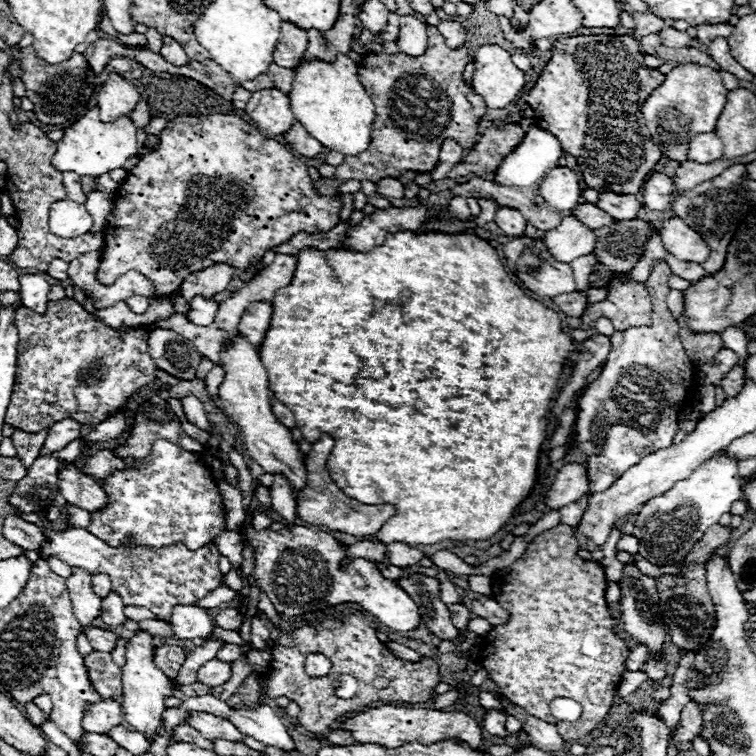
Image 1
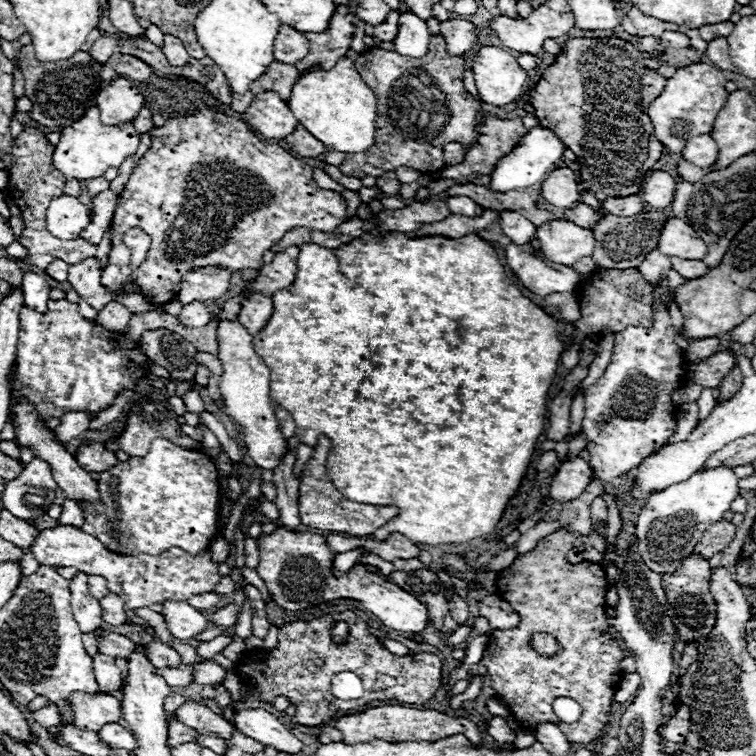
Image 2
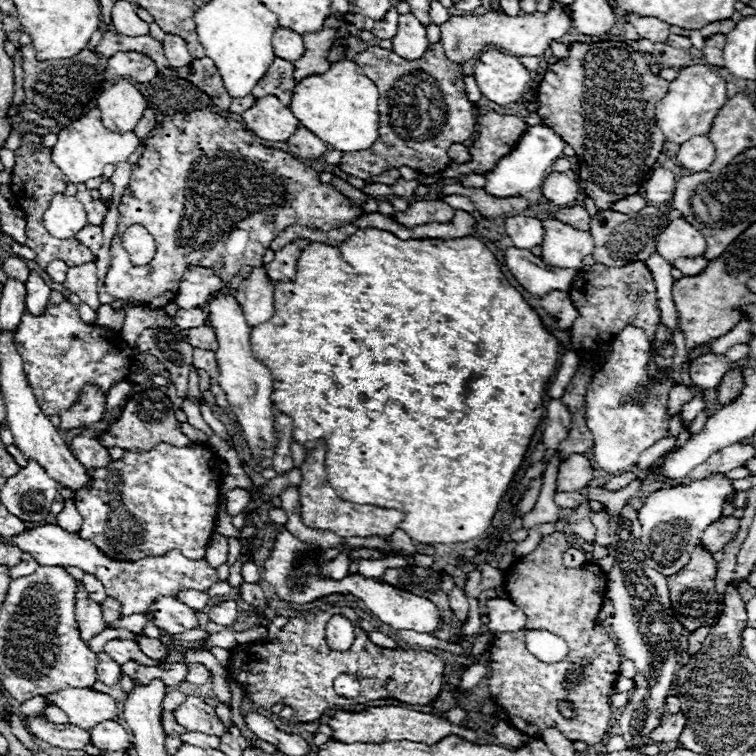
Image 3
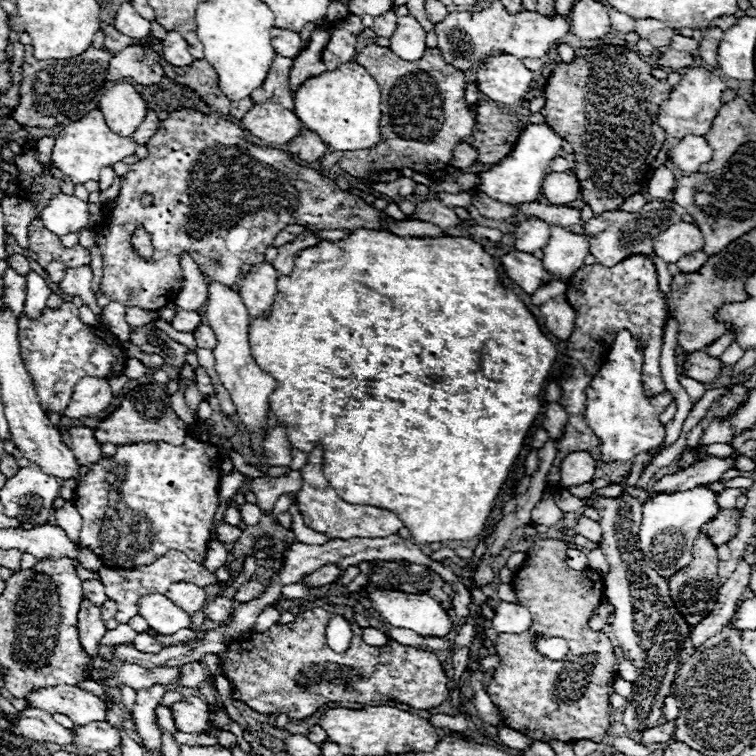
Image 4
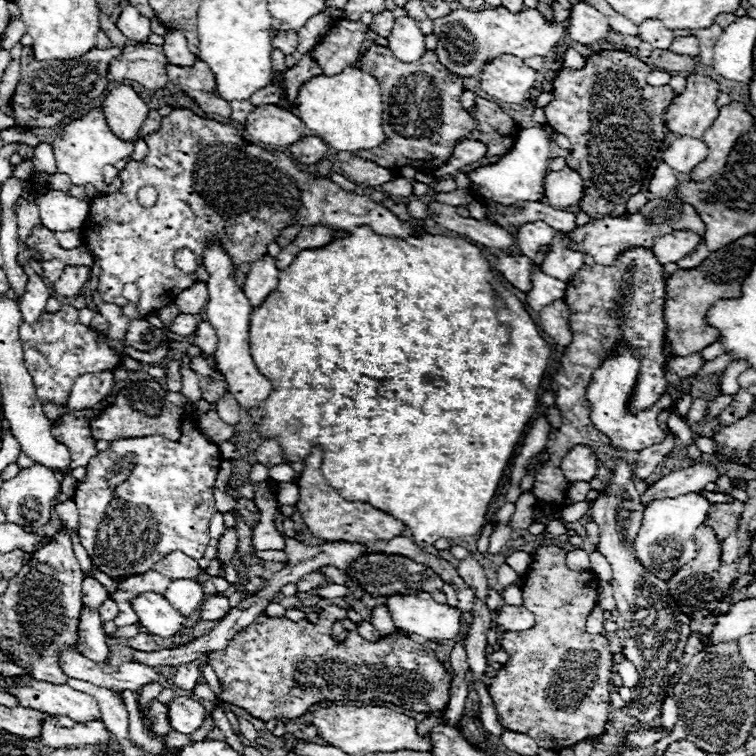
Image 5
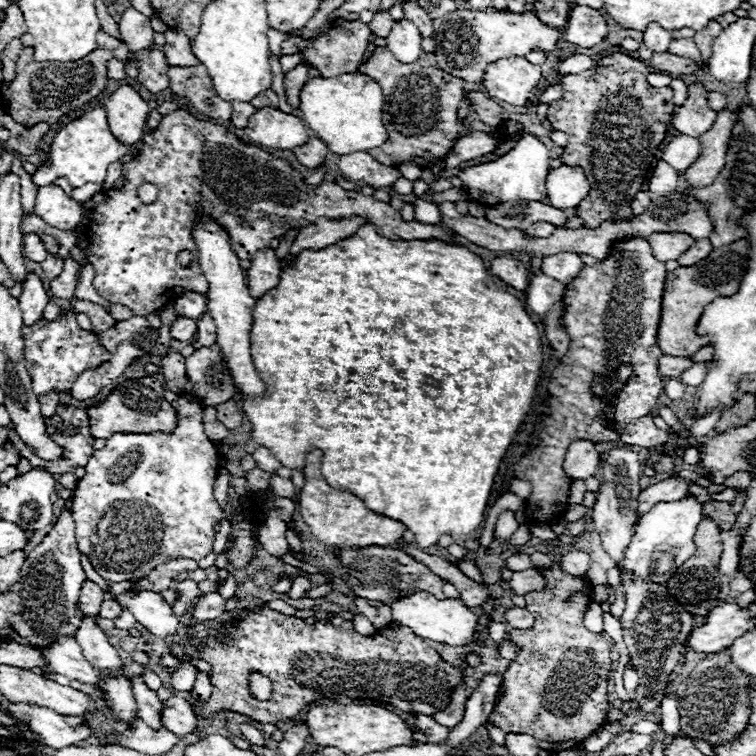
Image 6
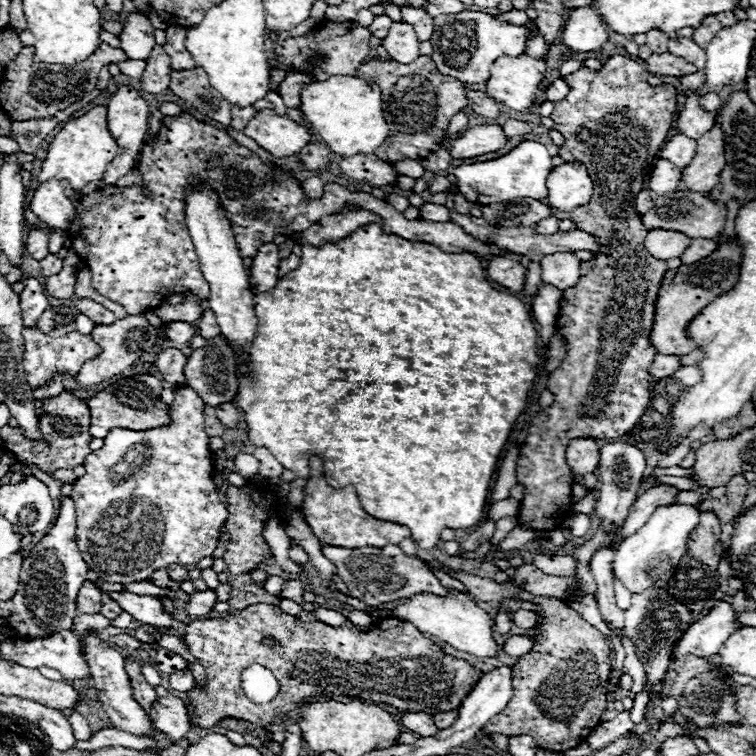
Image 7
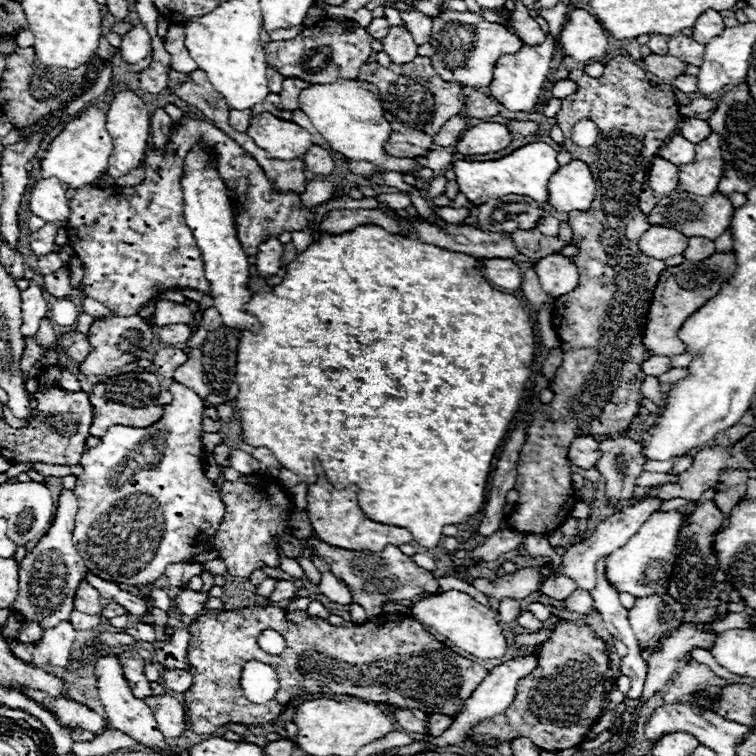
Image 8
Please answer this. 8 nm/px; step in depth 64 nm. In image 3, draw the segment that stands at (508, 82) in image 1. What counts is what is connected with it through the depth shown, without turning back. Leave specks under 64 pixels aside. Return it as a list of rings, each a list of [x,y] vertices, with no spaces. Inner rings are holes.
[[[488,50],[476,60],[474,78],[480,92],[488,100],[502,106],[520,100],[528,88],[530,72],[520,64],[516,56]]]

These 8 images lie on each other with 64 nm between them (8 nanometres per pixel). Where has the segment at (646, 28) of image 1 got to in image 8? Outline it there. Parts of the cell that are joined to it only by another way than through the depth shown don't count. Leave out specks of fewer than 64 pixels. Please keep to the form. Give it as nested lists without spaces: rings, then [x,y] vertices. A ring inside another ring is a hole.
[[[650,34],[648,48],[650,48],[654,54],[658,54],[658,56],[666,56],[666,54],[668,54],[666,38],[664,38],[664,36],[660,36],[660,34]]]

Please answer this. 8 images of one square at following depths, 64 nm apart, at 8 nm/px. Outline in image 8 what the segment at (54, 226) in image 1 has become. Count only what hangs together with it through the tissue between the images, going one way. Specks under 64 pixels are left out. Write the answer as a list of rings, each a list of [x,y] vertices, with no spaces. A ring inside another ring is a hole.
[[[38,180],[30,188],[28,208],[34,216],[40,216],[42,220],[52,222],[58,228],[66,228],[70,204],[68,204],[64,186],[58,180]]]

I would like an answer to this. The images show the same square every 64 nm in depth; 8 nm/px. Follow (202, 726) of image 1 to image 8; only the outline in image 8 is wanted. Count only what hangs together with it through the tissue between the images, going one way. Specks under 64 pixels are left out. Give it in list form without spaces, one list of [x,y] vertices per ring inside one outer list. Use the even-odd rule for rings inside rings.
[[[162,694],[162,696],[148,696],[144,702],[150,706],[154,720],[158,722],[158,730],[166,738],[178,738],[186,730],[184,722],[184,704],[176,698]]]

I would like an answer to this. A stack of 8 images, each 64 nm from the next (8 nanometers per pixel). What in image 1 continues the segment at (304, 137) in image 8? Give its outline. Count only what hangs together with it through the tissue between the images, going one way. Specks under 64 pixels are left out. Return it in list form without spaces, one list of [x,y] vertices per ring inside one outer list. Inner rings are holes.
[[[266,88],[266,90],[254,92],[246,106],[246,114],[252,118],[252,122],[262,132],[272,134],[272,136],[288,132],[292,128],[292,124],[296,122],[294,114],[290,110],[288,96],[284,96],[276,88]]]

